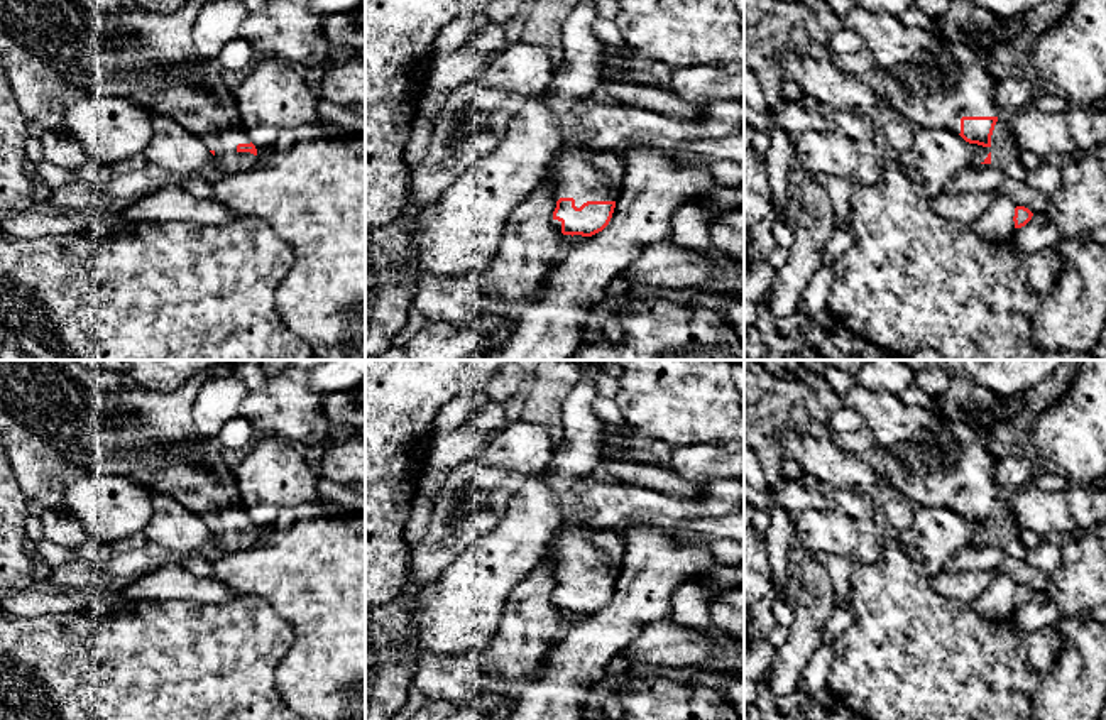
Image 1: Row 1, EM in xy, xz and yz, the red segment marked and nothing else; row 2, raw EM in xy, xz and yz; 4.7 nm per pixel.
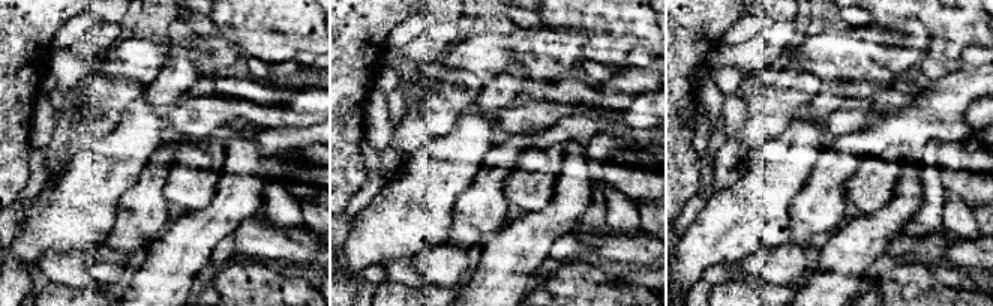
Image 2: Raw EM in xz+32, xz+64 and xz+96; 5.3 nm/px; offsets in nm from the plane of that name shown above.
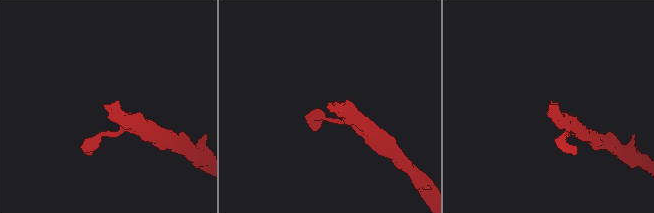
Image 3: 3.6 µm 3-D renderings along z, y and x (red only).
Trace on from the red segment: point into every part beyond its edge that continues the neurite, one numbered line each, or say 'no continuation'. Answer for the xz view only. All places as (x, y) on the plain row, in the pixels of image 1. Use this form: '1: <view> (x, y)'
1: xz (579, 551)

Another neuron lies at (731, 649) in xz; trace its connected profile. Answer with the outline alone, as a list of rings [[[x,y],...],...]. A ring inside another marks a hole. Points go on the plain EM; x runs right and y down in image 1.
[[[720,634],[714,635],[717,639],[719,654],[725,663],[725,669],[717,673],[727,679],[724,698],[732,706],[739,720],[744,720],[744,674],[731,673],[732,666],[744,664],[744,642]]]

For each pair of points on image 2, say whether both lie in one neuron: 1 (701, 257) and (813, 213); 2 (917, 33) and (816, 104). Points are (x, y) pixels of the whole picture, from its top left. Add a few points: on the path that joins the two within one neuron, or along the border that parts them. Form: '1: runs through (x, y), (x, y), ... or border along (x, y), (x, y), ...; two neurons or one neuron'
1: border along (800, 188), (789, 206), (789, 242); two neurons
2: border along (824, 81), (848, 81), (854, 87); two neurons

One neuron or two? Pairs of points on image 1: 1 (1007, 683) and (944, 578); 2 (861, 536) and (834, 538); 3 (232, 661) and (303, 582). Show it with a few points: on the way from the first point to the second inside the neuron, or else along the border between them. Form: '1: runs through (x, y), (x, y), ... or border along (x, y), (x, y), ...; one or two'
1: border along (927, 582), (941, 595), (969, 605); two
2: runs through (854, 536), (841, 536); one
3: border along (240, 594), (271, 605), (293, 631), (291, 648); two

